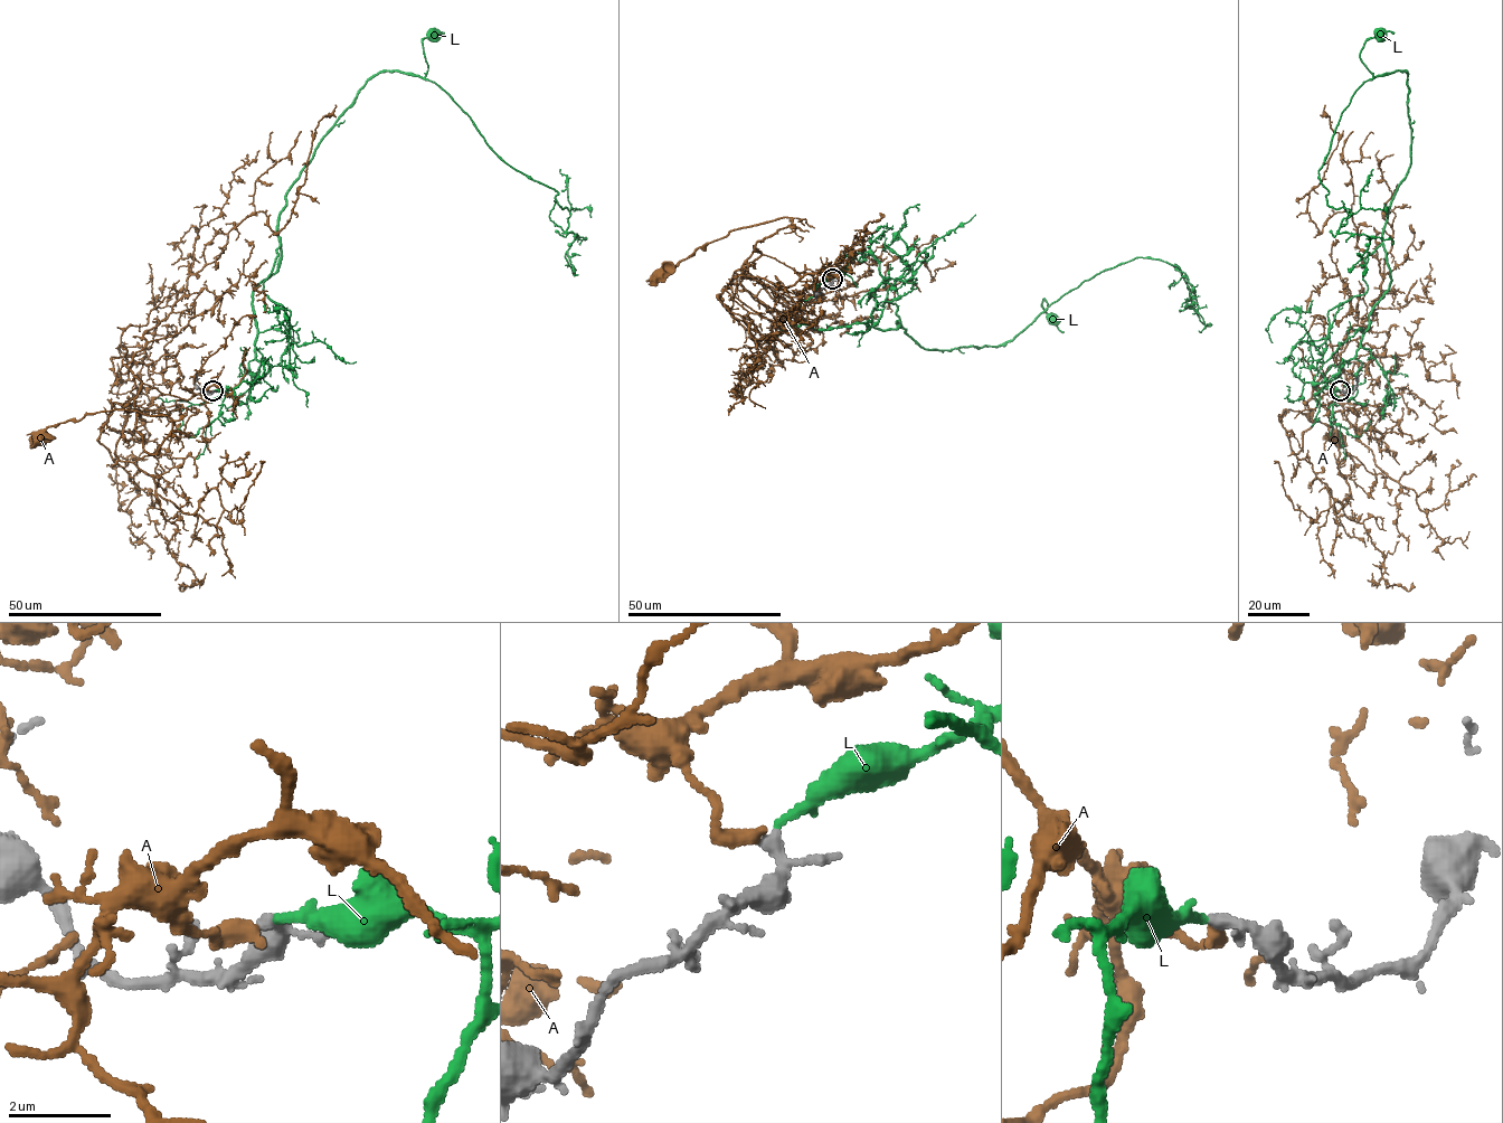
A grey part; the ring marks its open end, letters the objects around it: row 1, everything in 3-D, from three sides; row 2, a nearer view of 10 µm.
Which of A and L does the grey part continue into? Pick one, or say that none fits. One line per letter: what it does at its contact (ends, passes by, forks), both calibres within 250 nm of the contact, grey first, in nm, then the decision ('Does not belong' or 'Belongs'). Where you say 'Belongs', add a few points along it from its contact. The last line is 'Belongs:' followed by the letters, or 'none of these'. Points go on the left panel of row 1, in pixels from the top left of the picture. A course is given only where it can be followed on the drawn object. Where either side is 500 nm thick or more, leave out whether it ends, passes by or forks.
A: It ends there. Thickness 200 nm (grey) against 360 nm. Does not belong
L: It ends there. Thickness 190 nm (grey) against 220 nm. Belongs. Its course: (214, 390), (271, 366), (256, 358), (253, 292), (281, 255), (291, 185), (368, 79), (423, 77), (433, 36)
Belongs: L

